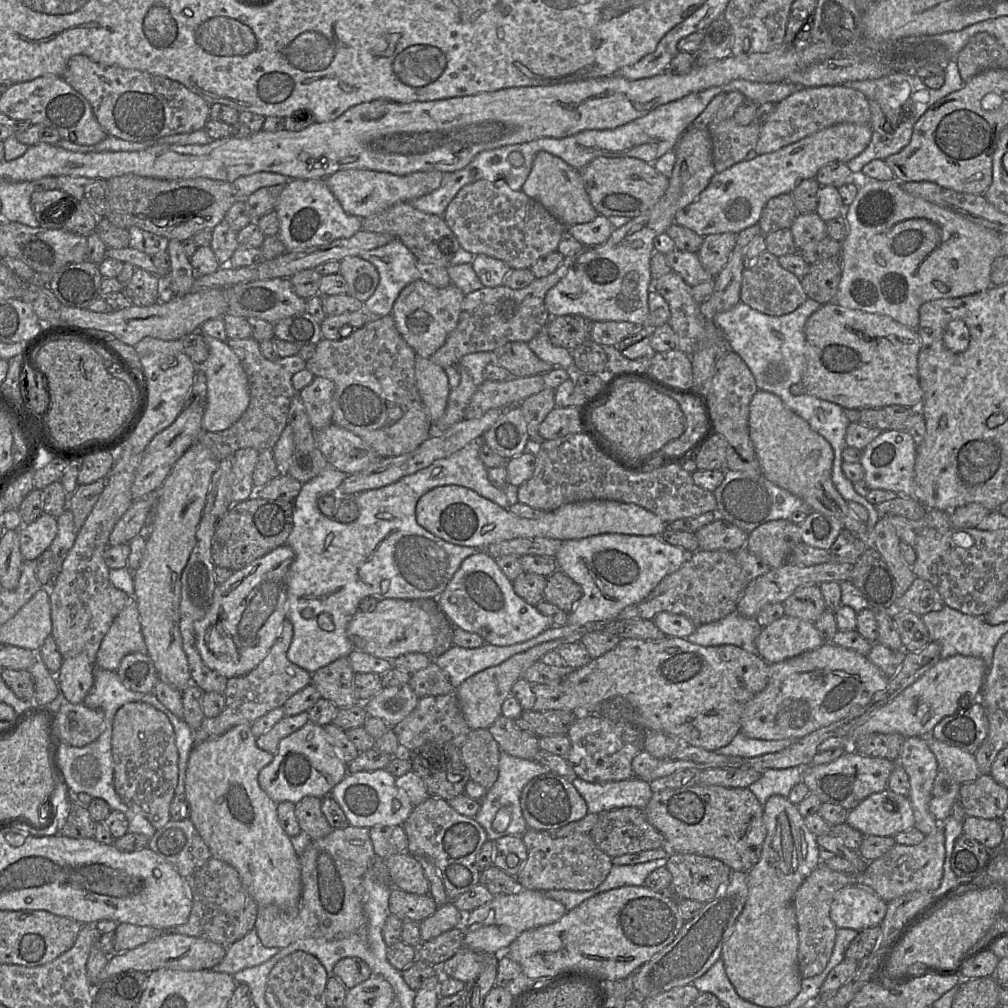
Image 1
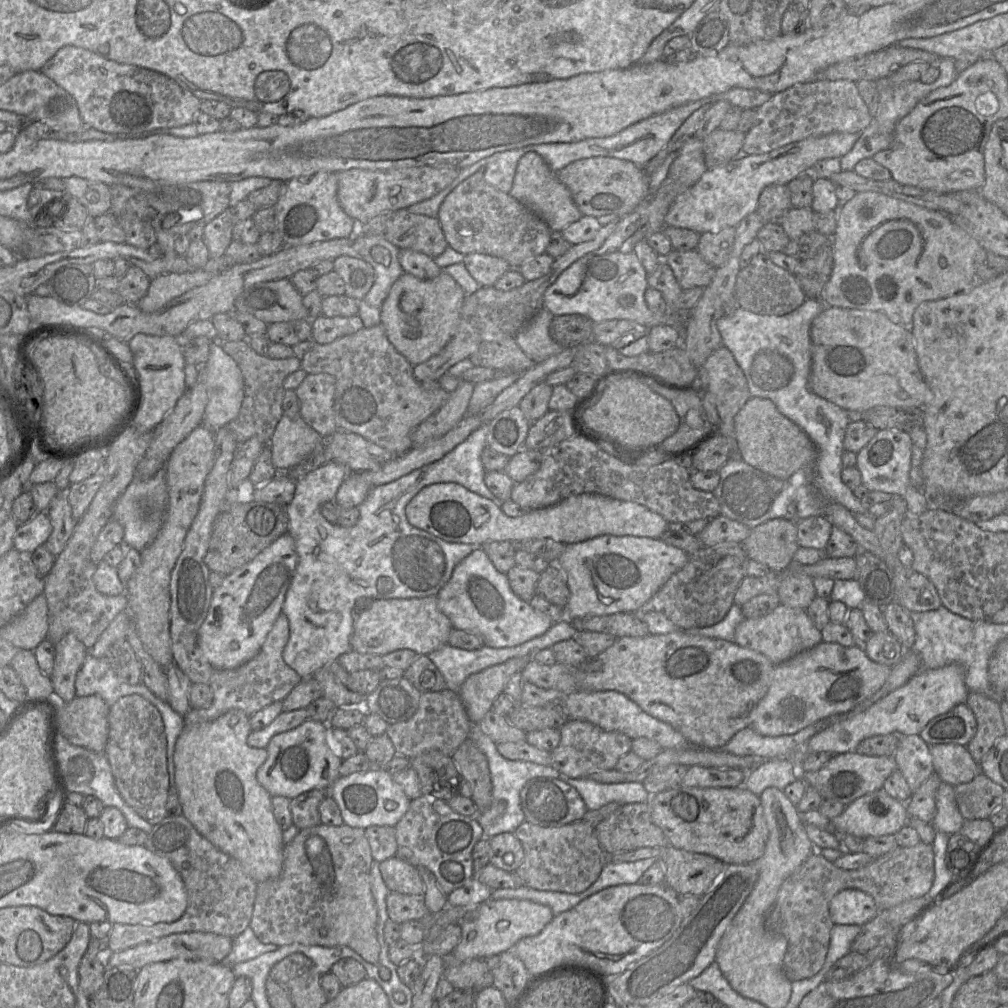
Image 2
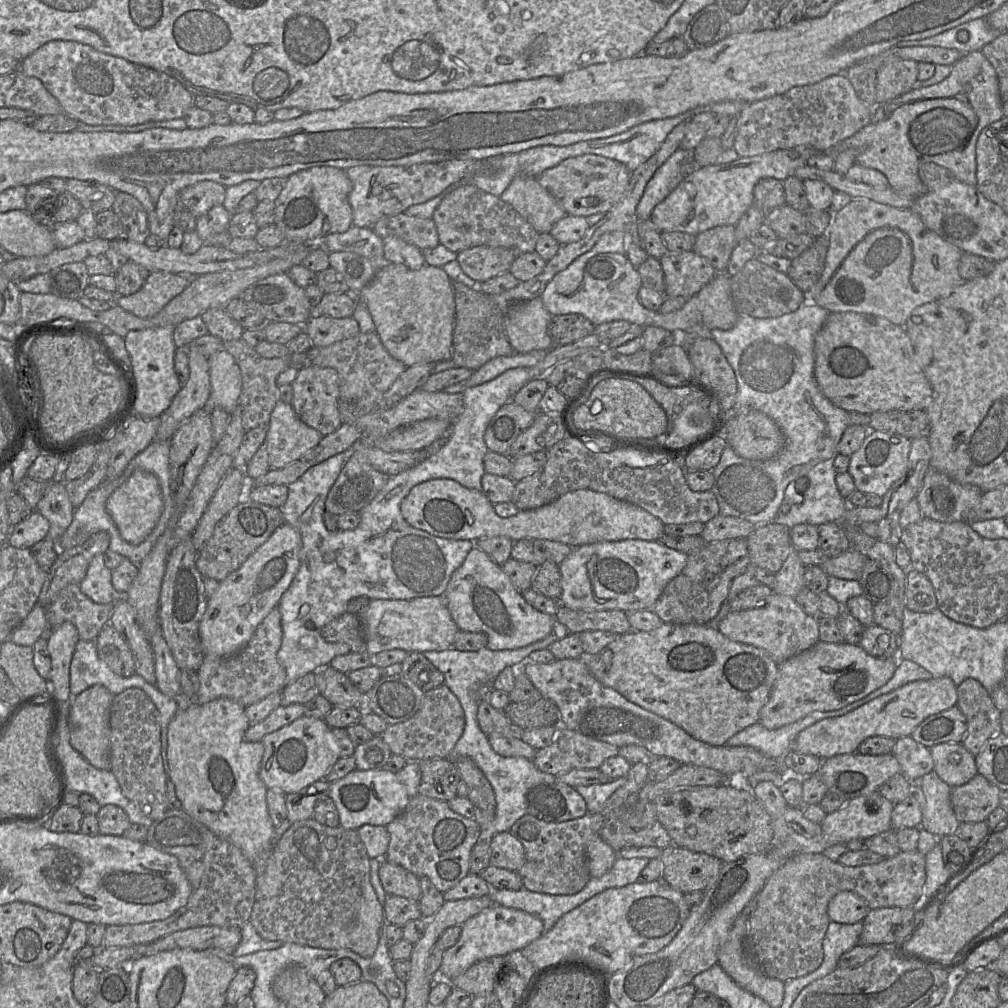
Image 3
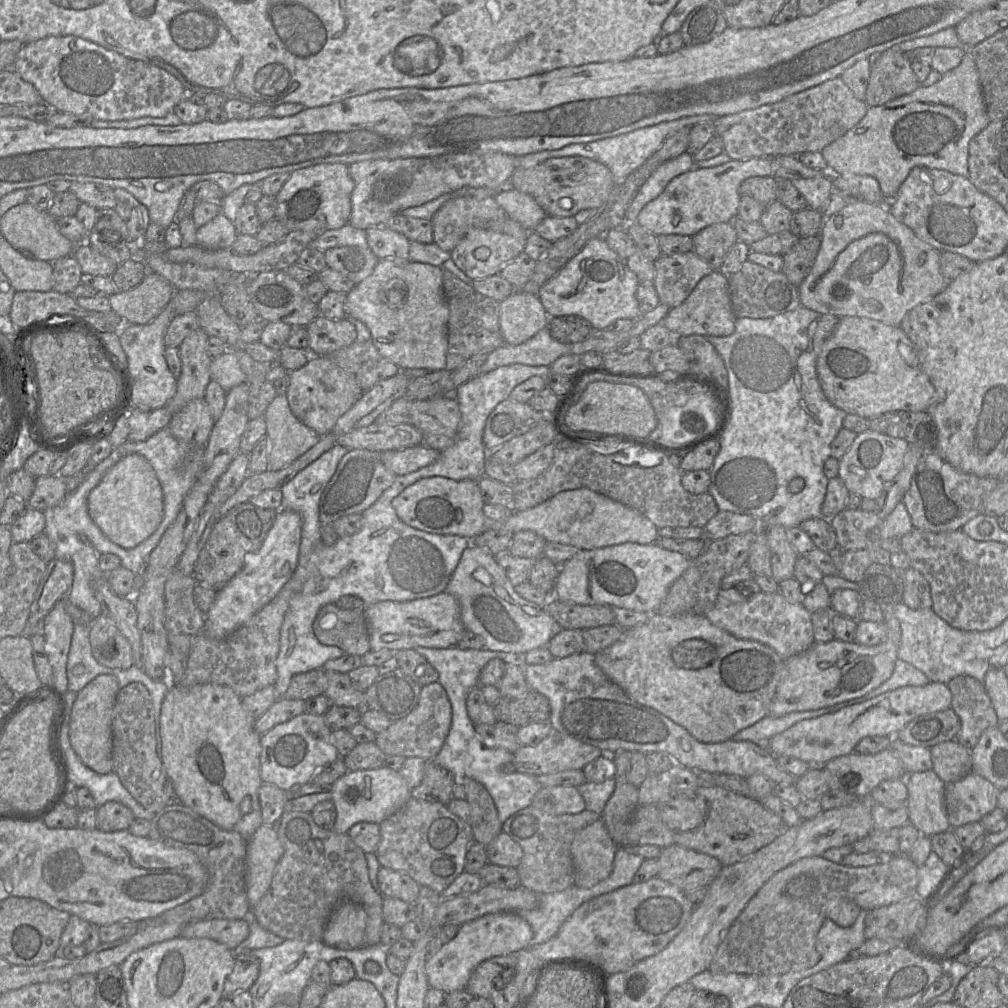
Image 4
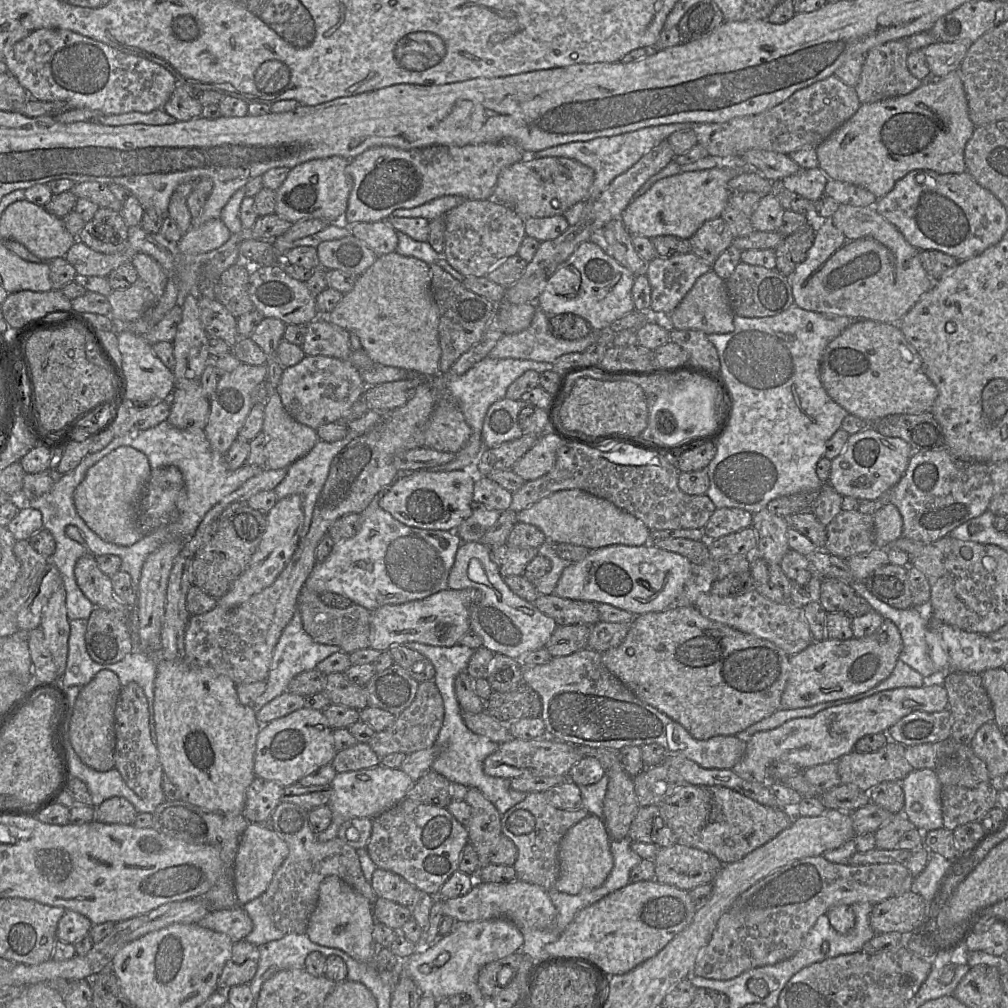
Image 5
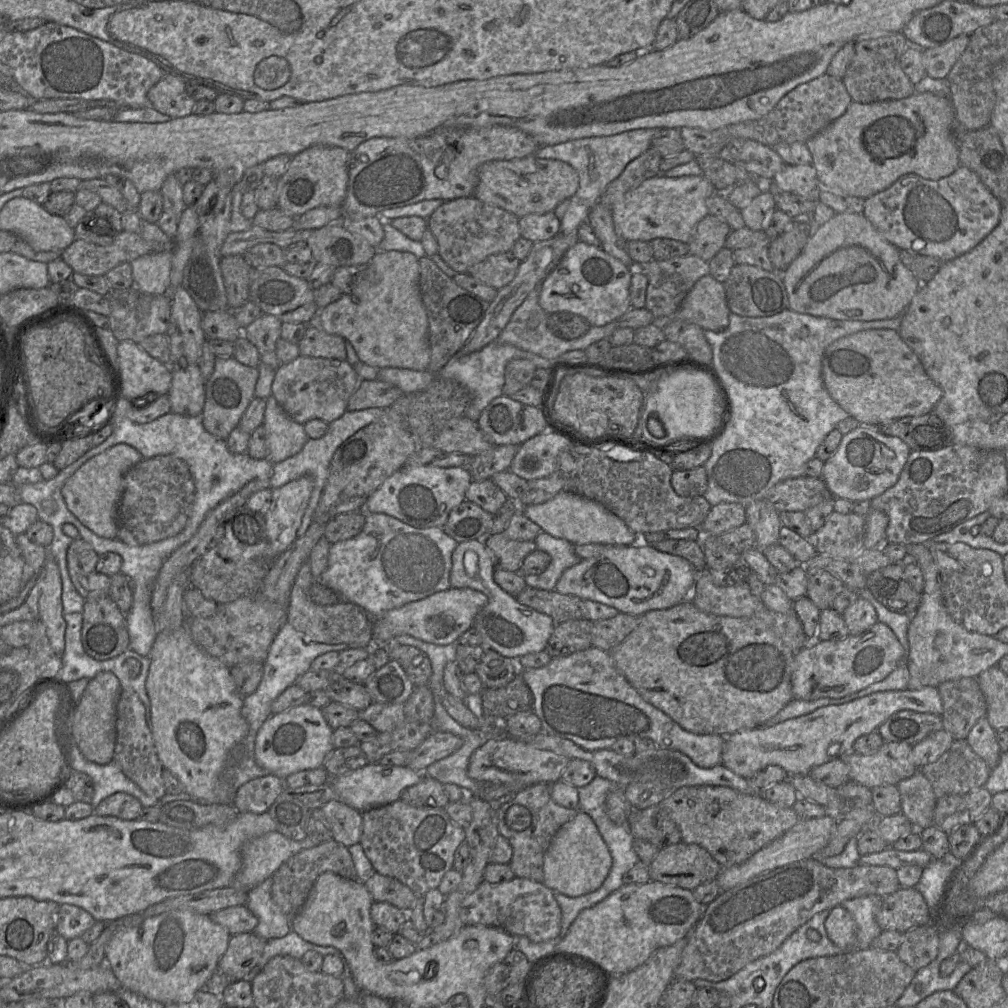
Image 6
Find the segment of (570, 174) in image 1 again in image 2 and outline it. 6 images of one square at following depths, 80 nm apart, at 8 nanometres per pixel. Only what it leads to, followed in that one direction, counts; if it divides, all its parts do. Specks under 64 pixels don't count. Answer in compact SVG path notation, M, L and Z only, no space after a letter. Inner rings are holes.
M535 152L526 153L519 160L513 185L508 193L540 216L552 231L562 231L583 216L567 187L558 180L556 172Z

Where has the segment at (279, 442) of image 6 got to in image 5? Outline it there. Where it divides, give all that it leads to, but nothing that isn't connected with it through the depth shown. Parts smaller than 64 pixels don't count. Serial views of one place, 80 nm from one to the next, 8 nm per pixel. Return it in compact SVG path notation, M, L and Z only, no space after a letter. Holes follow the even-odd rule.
M274 392L264 404L263 430L266 437L266 468L288 468L317 443L316 430L295 420Z

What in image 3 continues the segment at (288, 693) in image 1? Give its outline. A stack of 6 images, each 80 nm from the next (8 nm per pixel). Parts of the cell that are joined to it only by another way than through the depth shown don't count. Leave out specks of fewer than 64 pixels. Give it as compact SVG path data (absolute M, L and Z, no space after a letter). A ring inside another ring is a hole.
M277 607L257 626L249 642L239 651L228 656L205 655L197 675L200 687L196 695L189 697L193 704L205 704L217 698L229 698L244 707L255 704L266 698L273 692L281 692L287 685L287 674L285 668L280 664L277 653L282 643L281 612Z

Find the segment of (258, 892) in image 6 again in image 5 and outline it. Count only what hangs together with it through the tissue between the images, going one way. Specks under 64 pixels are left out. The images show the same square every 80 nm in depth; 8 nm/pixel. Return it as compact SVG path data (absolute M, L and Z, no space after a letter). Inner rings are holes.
M260 897L250 900L243 908L253 922L252 931L244 938L246 941L259 946L285 936L285 933L274 925Z

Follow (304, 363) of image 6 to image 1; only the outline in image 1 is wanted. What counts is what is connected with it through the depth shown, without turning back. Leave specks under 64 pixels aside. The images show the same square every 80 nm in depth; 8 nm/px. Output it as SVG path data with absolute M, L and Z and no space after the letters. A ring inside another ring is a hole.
M315 376L310 384L298 392L303 401L314 431L331 425L334 383L324 377Z

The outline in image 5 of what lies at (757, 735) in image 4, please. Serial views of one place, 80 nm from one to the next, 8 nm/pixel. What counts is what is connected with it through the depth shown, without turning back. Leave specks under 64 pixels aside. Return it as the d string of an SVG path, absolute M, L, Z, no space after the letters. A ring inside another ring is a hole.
M871 688L870 690L855 696L851 696L851 697L840 699L840 700L830 701L830 702L824 702L824 703L820 703L811 707L788 709L788 710L778 709L769 717L751 725L750 727L745 729L743 732L735 736L739 738L744 738L745 740L747 740L748 738L750 738L753 734L757 732L775 729L781 726L782 724L784 724L785 722L795 718L814 716L818 712L829 707L838 706L838 705L861 700L860 698L863 698L865 695L869 695L873 692L874 692L874 689Z

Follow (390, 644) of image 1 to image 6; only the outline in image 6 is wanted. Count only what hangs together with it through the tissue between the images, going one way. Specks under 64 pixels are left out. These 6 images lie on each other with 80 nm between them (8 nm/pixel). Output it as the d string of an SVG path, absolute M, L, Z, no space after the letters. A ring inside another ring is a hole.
M450 587L373 618L372 643L374 646L387 644L403 634L437 645L457 643L459 637L473 626L475 616L487 603L487 596L478 590Z

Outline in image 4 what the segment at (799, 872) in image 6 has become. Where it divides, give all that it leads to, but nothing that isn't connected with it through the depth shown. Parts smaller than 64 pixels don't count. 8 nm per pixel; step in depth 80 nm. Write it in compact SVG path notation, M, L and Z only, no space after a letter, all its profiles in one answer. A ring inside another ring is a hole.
M901 853L888 863L865 867L846 866L822 856L800 859L775 873L751 898L722 938L708 970L770 975L813 967L821 959L815 942L830 900L845 898L870 911L915 897L917 885L918 866Z

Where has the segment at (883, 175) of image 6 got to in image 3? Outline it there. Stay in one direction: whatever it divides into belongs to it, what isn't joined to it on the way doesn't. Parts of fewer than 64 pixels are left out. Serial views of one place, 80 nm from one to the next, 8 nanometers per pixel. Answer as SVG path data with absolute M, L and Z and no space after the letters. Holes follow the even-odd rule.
M973 51L967 54L964 54L960 60L958 60L953 66L951 73L947 78L941 81L938 84L929 86L929 87L919 87L910 90L909 92L897 97L894 100L891 100L884 104L878 104L872 111L873 120L860 131L855 133L853 136L842 141L837 147L835 147L832 152L841 152L847 149L855 149L858 151L858 155L856 157L856 164L859 164L863 167L872 168L882 172L888 180L888 186L895 190L896 192L903 194L907 197L919 197L926 193L926 187L921 181L918 175L918 169L920 165L924 163L934 163L938 166L946 168L949 170L955 178L958 180L972 186L976 186L977 178L976 178L976 143L981 131L988 127L991 123L1001 119L1004 117L1002 103L999 93L999 81L997 77L996 70L992 66L992 64L988 61L988 59L982 54L981 51Z

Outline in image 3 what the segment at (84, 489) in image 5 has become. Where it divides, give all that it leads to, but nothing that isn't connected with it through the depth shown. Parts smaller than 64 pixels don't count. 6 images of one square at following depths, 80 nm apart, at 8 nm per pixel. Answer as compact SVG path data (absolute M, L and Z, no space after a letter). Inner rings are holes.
M135 470L108 496L105 508L121 538L132 545L140 544L153 531L163 512L163 498L158 479L149 472Z

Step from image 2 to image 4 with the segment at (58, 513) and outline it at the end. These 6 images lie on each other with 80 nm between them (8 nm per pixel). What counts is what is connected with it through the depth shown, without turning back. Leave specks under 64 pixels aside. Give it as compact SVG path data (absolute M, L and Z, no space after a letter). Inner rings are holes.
M48 474L36 477L34 492L27 502L27 506L44 511L62 503L67 493L62 477Z

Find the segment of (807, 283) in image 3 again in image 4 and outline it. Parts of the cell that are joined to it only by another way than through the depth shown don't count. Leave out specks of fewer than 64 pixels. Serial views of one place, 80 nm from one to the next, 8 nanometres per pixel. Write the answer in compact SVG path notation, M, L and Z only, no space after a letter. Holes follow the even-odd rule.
M819 235L799 238L798 242L782 256L782 273L795 286L809 274L820 249Z

